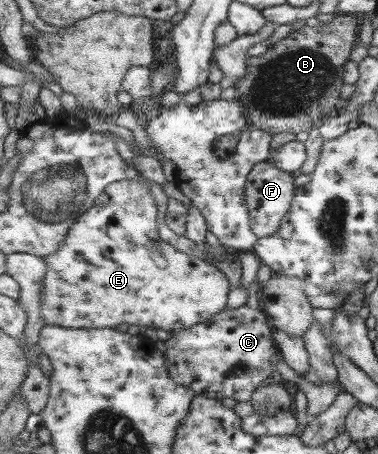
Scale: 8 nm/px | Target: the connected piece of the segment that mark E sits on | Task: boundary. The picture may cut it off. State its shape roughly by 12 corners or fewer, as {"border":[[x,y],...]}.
{"border":[[120,181],[44,257],[46,325],[173,333],[228,305]]}

